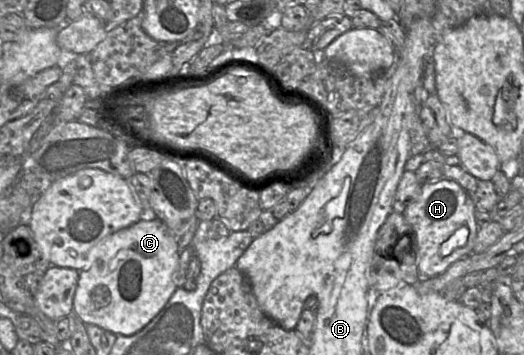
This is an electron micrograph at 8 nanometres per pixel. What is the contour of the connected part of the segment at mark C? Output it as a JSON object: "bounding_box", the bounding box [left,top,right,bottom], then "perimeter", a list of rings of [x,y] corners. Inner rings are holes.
{"bounding_box":[72,218,179,336],"perimeter":[[[158,218],[141,219],[107,236],[90,250],[85,268],[79,271],[72,313],[76,313],[85,325],[96,325],[116,336],[134,335],[163,309],[173,295],[176,290],[174,273],[178,263],[179,246],[166,225]]]}

